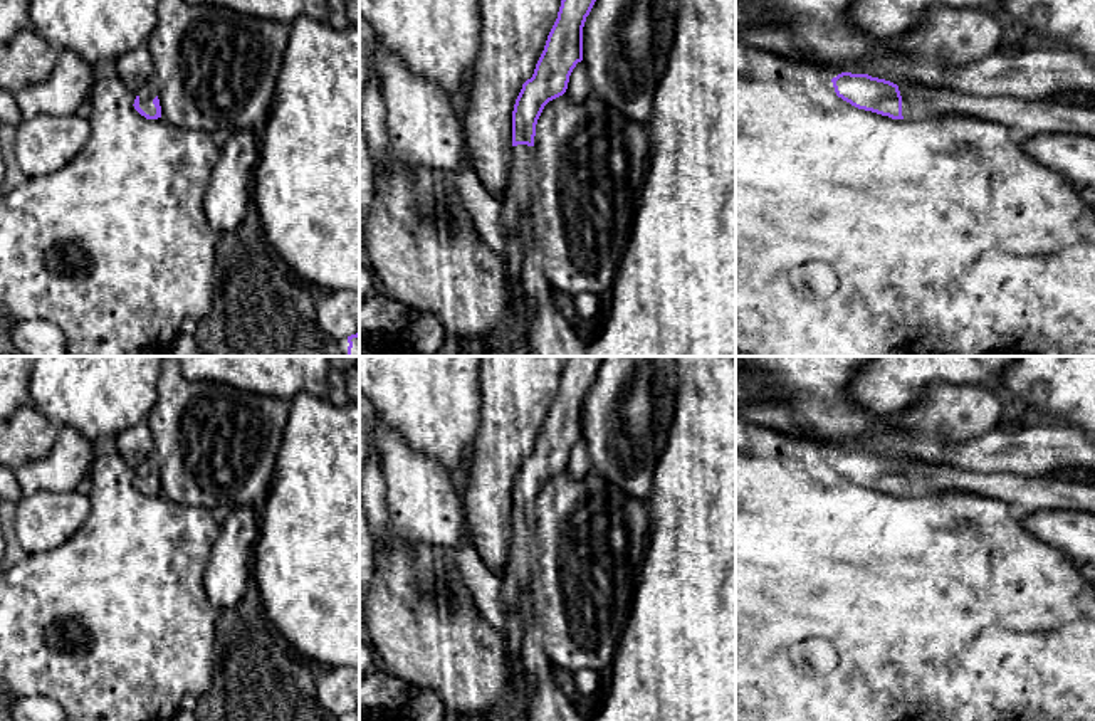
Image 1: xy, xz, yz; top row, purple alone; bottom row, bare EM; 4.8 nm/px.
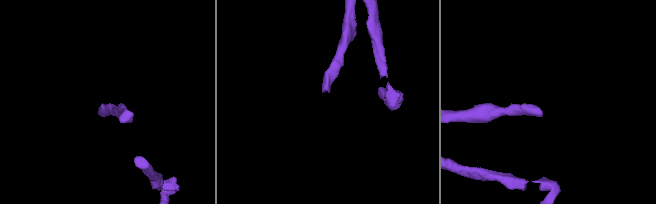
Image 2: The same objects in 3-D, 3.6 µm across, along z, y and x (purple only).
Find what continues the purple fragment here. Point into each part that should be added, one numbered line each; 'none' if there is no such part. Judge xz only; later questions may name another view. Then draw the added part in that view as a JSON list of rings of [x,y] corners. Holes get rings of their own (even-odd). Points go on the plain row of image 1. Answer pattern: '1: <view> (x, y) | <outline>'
1: xz (521, 567) | [[[512,523],[509,533],[509,560],[502,571],[500,607],[504,613],[504,640],[514,659],[509,667],[511,676],[522,681],[522,640],[526,624],[516,613],[516,605],[522,593],[531,593],[531,583],[536,578],[536,533],[534,523]]]

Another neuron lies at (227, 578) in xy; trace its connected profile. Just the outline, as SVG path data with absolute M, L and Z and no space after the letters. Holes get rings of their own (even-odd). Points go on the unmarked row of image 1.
M237 508L220 524L220 536L203 575L205 592L218 610L237 605L254 588L252 551L259 523L259 509Z

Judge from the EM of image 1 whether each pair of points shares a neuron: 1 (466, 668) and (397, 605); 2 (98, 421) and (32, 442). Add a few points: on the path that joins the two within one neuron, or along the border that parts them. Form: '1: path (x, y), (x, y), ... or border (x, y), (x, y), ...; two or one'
1: path (449, 651), (413, 617); one
2: border (32, 404), (59, 427); two

